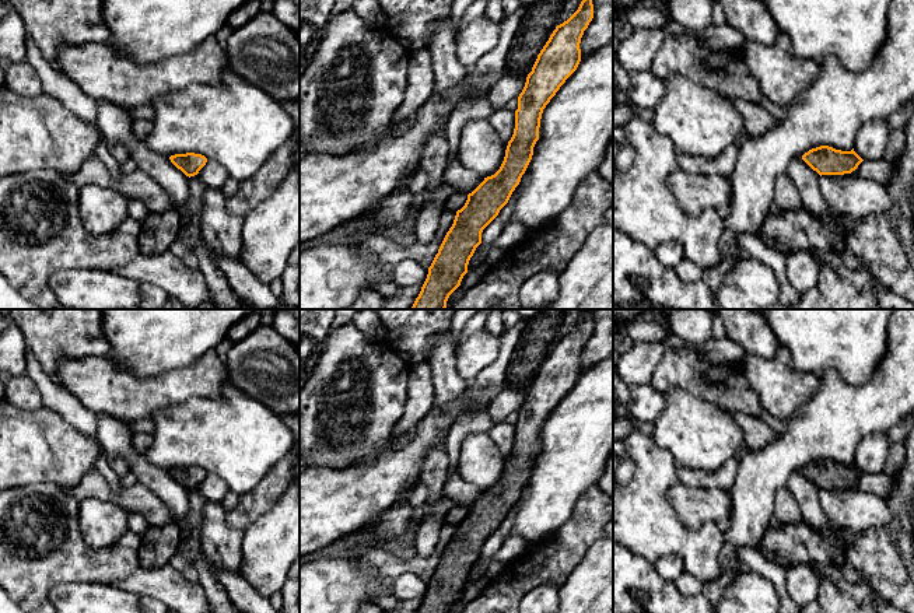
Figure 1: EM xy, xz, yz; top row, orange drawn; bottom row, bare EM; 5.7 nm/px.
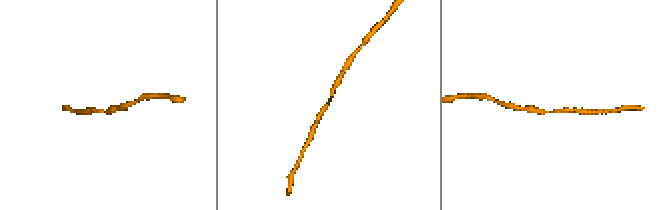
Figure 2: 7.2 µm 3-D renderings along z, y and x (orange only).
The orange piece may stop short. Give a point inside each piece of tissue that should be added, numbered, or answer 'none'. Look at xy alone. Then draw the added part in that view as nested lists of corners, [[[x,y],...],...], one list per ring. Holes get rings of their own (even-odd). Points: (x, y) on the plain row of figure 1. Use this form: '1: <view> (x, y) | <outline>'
none

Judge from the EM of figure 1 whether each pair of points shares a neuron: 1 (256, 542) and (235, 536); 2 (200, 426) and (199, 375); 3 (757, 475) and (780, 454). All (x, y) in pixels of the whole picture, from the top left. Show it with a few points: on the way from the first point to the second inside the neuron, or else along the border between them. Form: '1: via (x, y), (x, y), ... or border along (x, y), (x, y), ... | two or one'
1: border along (244, 532), (240, 571) | two
2: border along (228, 382), (220, 398), (189, 398), (167, 406) | two
3: via (763, 470), (774, 459) | one

